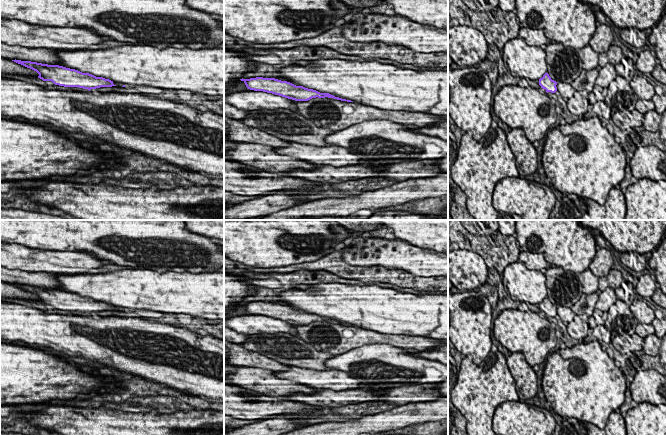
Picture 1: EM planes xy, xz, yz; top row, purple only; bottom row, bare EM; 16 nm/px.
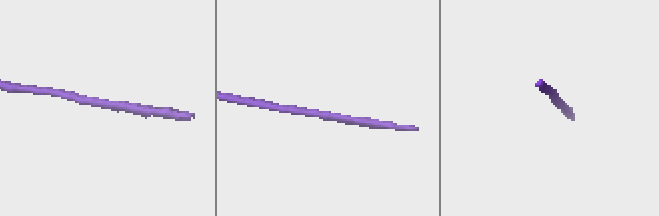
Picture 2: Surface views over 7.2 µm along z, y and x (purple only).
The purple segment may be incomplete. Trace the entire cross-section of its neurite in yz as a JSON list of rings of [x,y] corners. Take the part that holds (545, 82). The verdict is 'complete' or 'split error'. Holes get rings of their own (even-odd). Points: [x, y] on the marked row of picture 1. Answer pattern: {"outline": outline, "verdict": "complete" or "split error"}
{"outline": [[[545,73],[543,77],[539,79],[539,85],[545,89],[547,93],[555,93],[557,91],[557,82],[552,80],[548,73]]], "verdict": "complete"}

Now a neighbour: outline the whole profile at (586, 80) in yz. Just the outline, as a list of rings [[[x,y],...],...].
[[[583,69],[579,76],[571,82],[571,85],[577,91],[586,90],[590,93],[593,91],[598,75],[599,69],[592,69],[590,71]]]

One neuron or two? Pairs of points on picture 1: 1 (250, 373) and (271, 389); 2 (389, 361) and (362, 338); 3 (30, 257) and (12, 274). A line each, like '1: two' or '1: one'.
1: one
2: two
3: two

